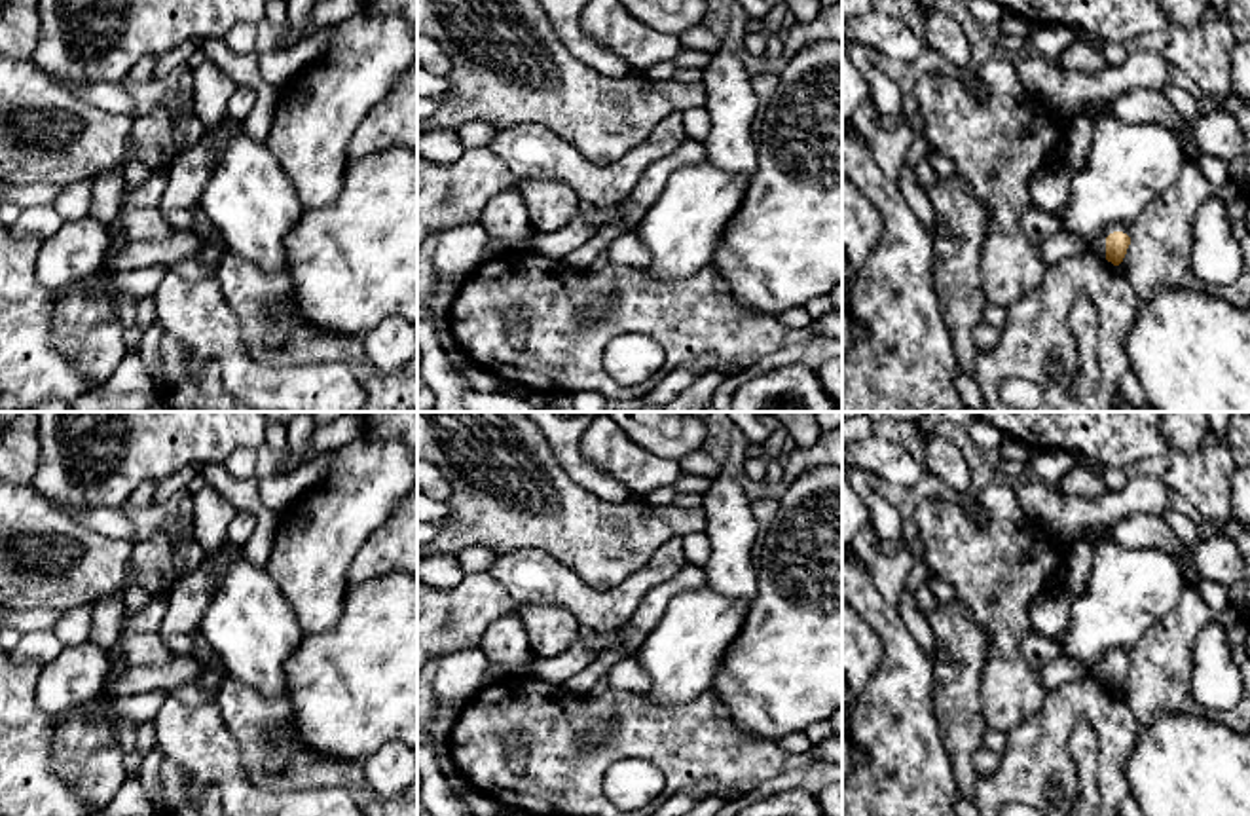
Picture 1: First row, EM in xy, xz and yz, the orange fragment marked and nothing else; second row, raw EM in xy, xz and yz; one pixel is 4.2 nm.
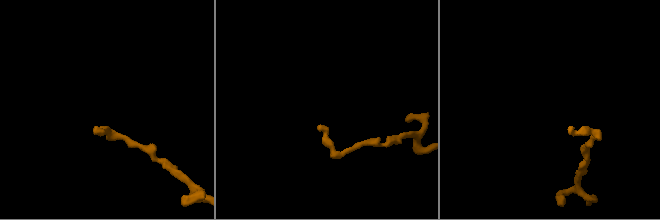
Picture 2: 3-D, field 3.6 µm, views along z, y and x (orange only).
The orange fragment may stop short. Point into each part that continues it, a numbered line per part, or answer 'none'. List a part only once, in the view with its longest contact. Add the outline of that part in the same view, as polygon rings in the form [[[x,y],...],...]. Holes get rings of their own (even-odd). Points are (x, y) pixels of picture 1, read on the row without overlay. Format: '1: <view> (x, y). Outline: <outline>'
1: yz (1099, 672). Outline: [[[1108,649],[1104,653],[1104,657],[1098,660],[1098,664],[1094,666],[1093,670],[1093,677],[1100,683],[1106,683],[1106,662],[1113,657],[1123,657],[1129,660],[1129,653],[1127,651],[1121,651],[1121,649]]]

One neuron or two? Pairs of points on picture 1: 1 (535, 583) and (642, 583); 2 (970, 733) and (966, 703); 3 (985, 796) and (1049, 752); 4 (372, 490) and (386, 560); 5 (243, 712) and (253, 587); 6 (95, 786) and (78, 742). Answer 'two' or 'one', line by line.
1: one
2: one
3: one
4: two
5: two
6: one

